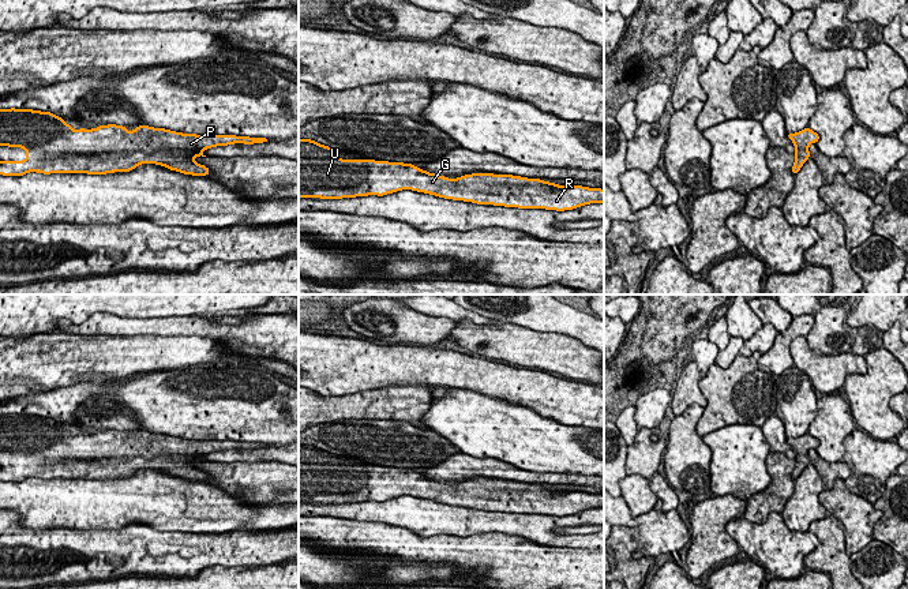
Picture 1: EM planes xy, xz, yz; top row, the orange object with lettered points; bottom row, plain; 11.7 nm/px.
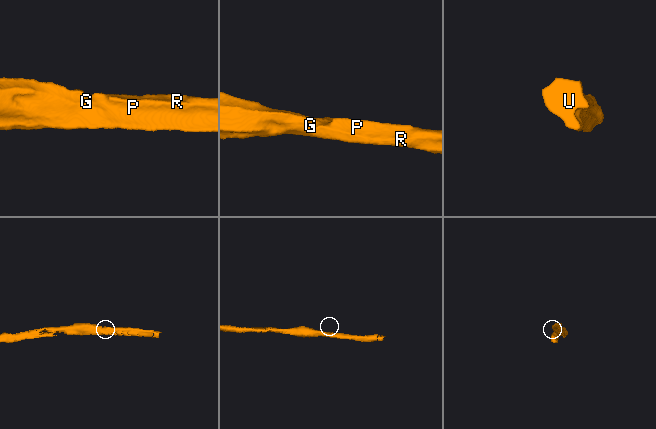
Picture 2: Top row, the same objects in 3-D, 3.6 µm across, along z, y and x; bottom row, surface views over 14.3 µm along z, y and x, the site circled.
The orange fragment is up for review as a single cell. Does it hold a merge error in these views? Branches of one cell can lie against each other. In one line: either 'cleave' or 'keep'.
keep

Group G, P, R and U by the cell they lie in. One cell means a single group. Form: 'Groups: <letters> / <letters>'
Groups: G P R U

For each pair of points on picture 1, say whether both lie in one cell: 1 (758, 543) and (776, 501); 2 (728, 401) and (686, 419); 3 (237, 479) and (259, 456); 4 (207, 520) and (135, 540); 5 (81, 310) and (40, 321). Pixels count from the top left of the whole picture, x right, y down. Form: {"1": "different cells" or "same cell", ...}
{"1": "different cells", "2": "different cells", "3": "different cells", "4": "different cells", "5": "same cell"}

